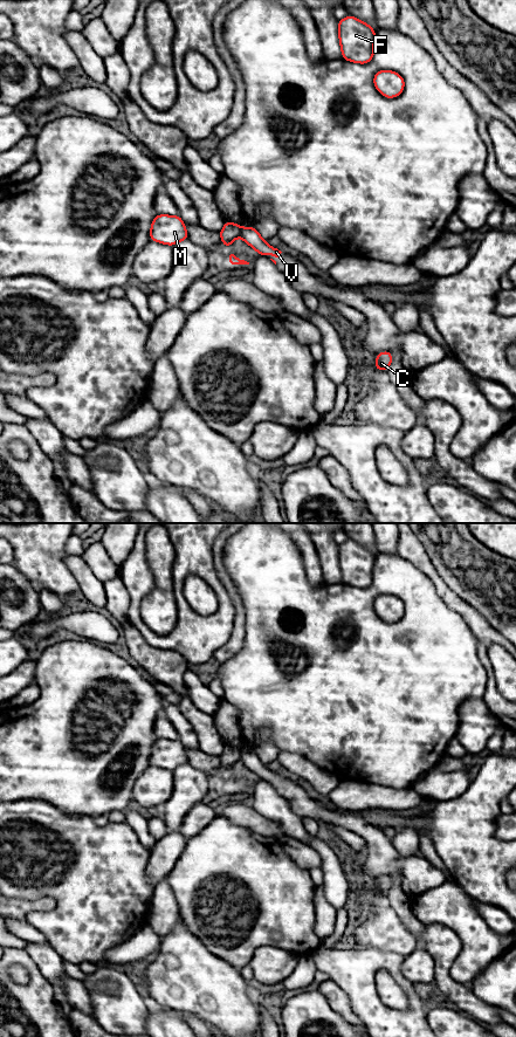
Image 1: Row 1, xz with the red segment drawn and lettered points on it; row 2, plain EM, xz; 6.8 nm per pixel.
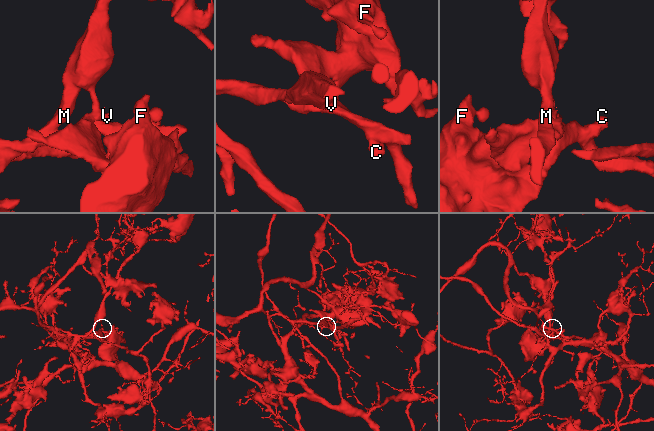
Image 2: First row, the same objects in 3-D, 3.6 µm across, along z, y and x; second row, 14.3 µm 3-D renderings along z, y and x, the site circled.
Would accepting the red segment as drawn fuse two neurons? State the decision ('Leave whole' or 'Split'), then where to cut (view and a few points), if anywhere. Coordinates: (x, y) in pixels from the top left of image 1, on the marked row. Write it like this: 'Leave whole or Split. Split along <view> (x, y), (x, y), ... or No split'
Split. Split along xz (241, 228), (238, 234)

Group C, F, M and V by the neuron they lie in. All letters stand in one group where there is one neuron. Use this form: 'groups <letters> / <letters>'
groups C F / M V

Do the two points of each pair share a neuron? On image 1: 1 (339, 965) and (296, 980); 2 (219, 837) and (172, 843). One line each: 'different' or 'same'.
1: different
2: different

